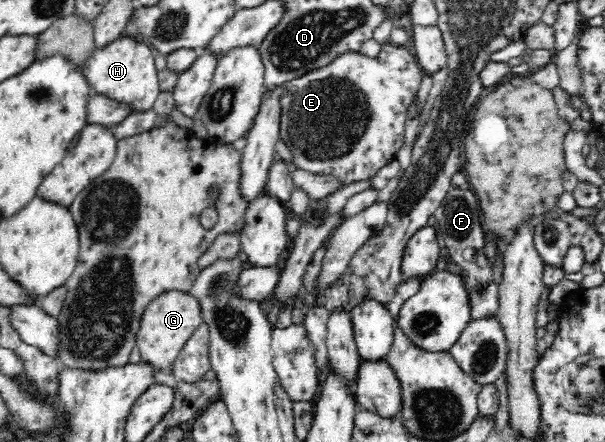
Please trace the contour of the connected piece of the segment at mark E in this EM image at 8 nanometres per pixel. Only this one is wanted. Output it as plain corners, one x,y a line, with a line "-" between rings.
388,42
373,58
359,52
343,53
327,66
290,80
282,95
280,133
292,154
292,167
317,176
337,176
345,184
371,180
403,146
406,111
415,100
424,75
416,56
405,46

